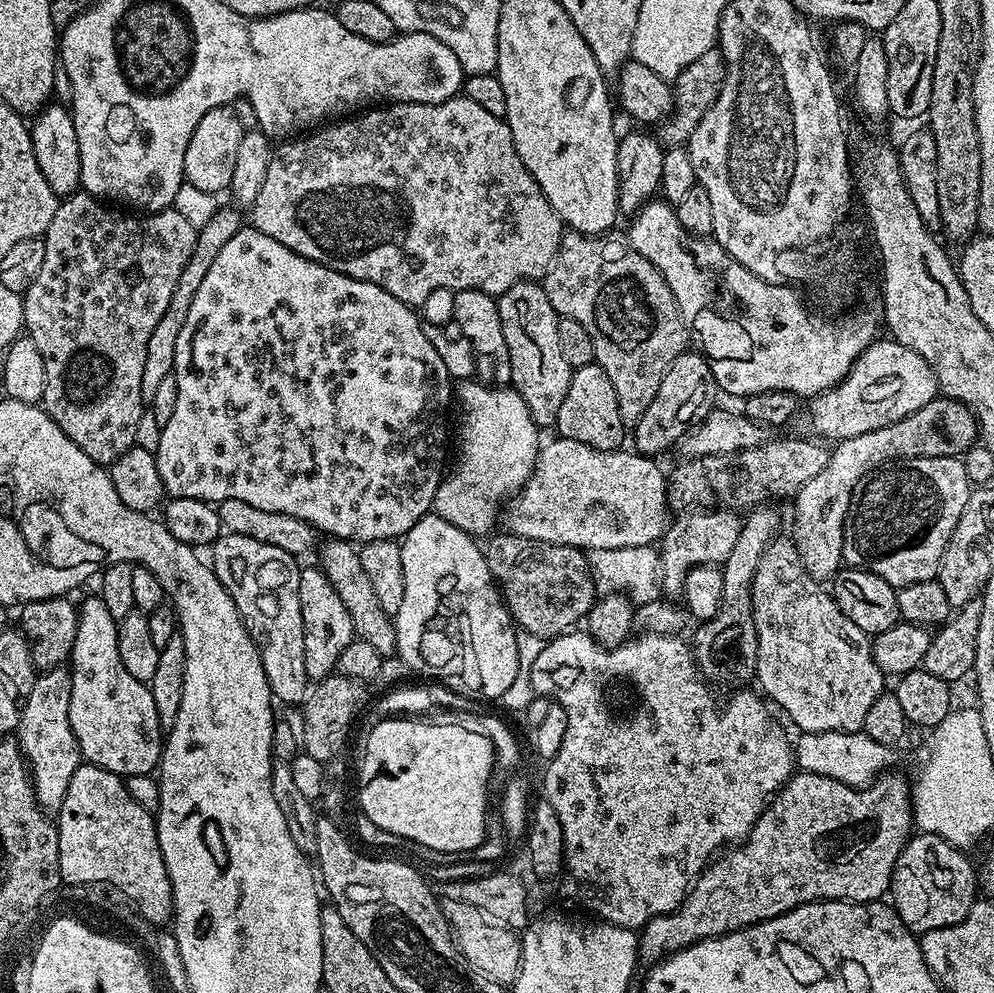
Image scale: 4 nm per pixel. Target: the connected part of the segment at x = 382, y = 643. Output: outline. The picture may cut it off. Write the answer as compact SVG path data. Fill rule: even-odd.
M328 538L323 542L325 544L322 546L320 544L318 548L318 551L320 550L318 566L326 574L326 578L330 578L334 590L338 590L338 598L342 598L342 606L350 610L353 633L359 639L370 642L370 646L374 646L374 650L378 650L380 656L391 657L396 650L396 626L393 617L388 616L386 610L382 610L378 596L374 594L374 585L371 584L370 577L362 567L359 551L346 540Z

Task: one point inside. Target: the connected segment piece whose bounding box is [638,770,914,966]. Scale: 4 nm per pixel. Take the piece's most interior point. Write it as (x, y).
(819, 839)

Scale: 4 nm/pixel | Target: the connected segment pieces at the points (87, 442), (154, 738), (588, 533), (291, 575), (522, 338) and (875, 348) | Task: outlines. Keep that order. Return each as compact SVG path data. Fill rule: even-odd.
M77 190L71 196L63 197L57 203L56 213L50 226L43 234L46 255L42 257L42 270L38 270L38 278L23 293L24 297L24 332L27 339L38 346L38 354L44 359L46 382L44 383L44 398L42 407L61 430L75 442L84 453L96 464L111 466L118 457L134 447L135 431L138 430L139 418L146 411L146 397L142 394L142 366L146 366L146 342L150 342L150 330L158 326L158 318L166 314L166 306L170 306L170 297L174 294L174 286L178 286L178 274L190 262L190 254L194 254L194 242L198 231L175 208L165 208L163 212L149 212L147 214L132 214L127 216L124 212L115 212L103 199L91 196L89 192Z
M92 594L89 600L79 601L78 628L70 657L72 689L70 690L70 726L80 747L80 755L87 763L102 770L110 770L121 778L157 771L162 751L162 729L158 710L154 706L152 689L145 681L134 678L122 666L118 654L118 621L106 610L106 602Z
M557 435L556 440L541 443L540 452L536 456L536 465L528 480L521 486L519 492L515 493L507 501L502 512L502 524L505 524L507 531L513 536L530 538L538 542L550 542L551 544L565 544L571 548L581 550L591 550L595 548L620 548L655 545L668 530L670 523L670 509L668 507L668 485L666 483L666 472L656 465L657 461L653 457L643 455L635 450L598 450L586 446L582 442L574 442L574 438L566 438Z
M230 531L221 533L210 546L210 552L210 567L234 599L239 616L259 650L273 697L279 703L303 703L310 681L306 674L305 626L298 594L301 565L297 557L278 546Z
M520 280L502 293L496 300L498 314L502 322L502 334L506 338L506 350L510 354L511 387L526 402L534 422L541 429L551 429L558 418L558 410L562 410L562 401L566 398L566 390L570 390L570 378L573 369L566 362L562 350L558 350L558 322L560 315L554 310L550 298L546 298L543 283L534 280Z
M877 338L869 348L854 362L852 369L845 374L839 384L835 384L830 390L821 392L819 396L813 396L807 401L808 424L817 432L817 437L825 441L839 442L849 440L858 434L866 434L870 430L882 430L882 426L890 426L910 414L914 410L922 410L926 402L937 399L938 385L936 375L932 367L910 346L902 346L897 340L891 338Z

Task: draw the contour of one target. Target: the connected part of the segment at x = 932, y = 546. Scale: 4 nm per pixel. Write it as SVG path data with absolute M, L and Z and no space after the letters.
M919 456L877 467L853 491L848 517L844 520L843 563L849 568L878 574L878 578L897 590L914 582L937 579L942 554L950 542L950 534L954 534L954 526L958 526L958 518L962 518L969 491L966 466L963 459L955 456Z

